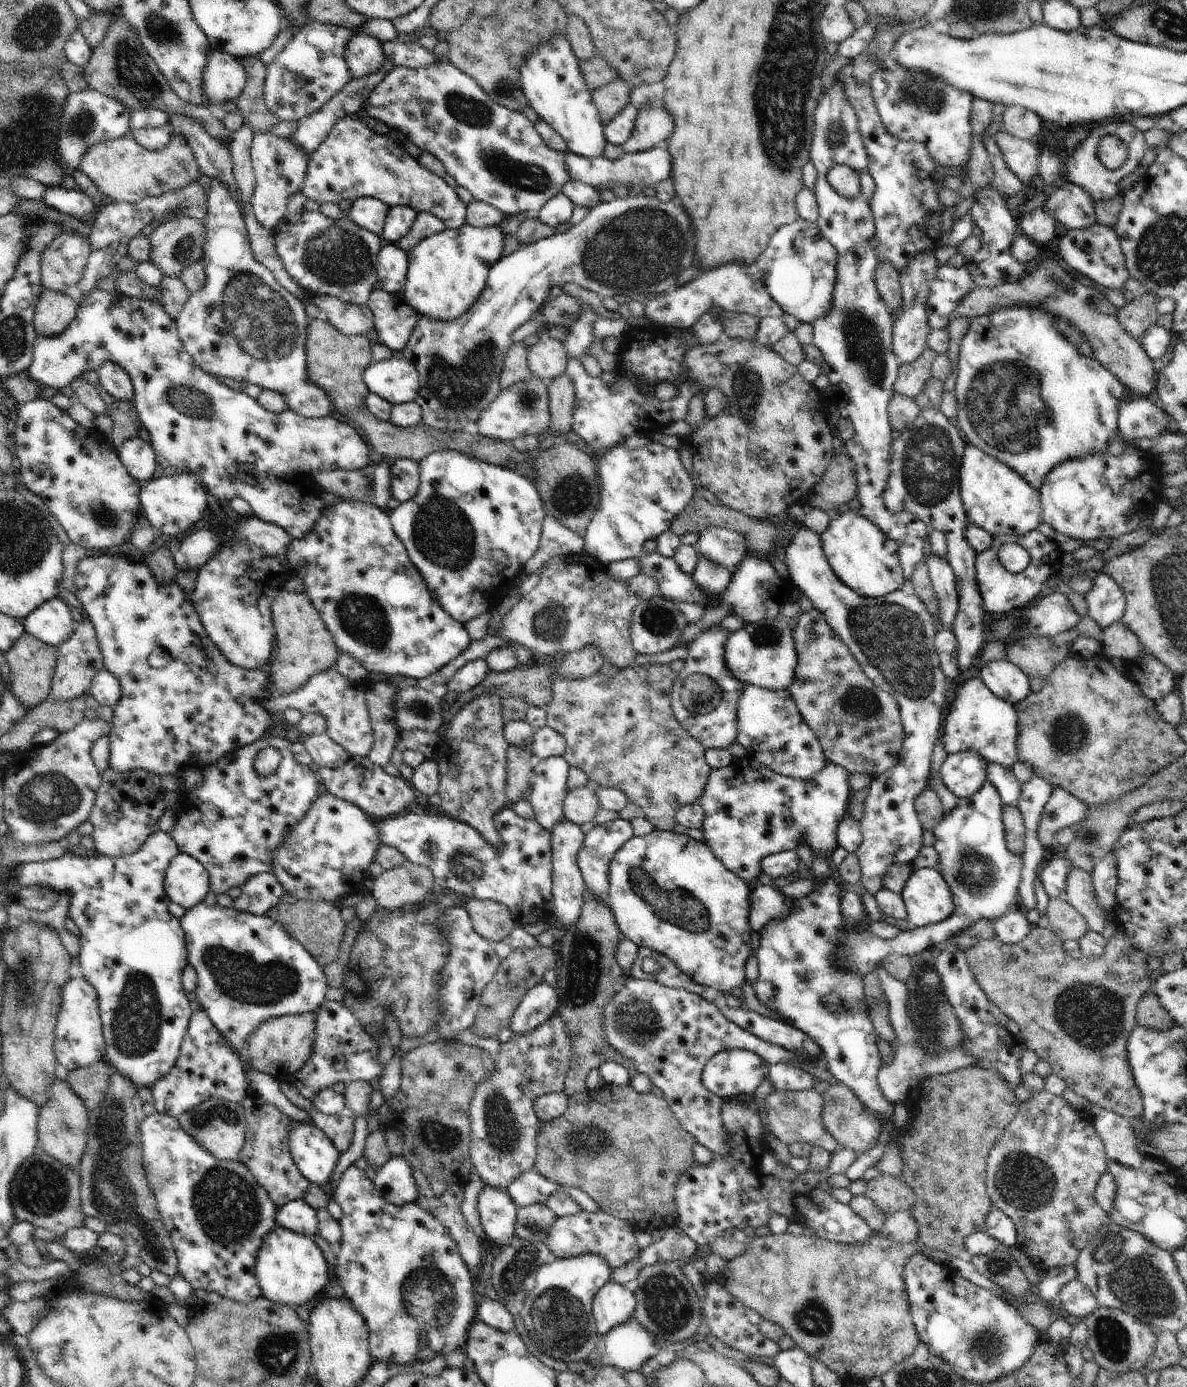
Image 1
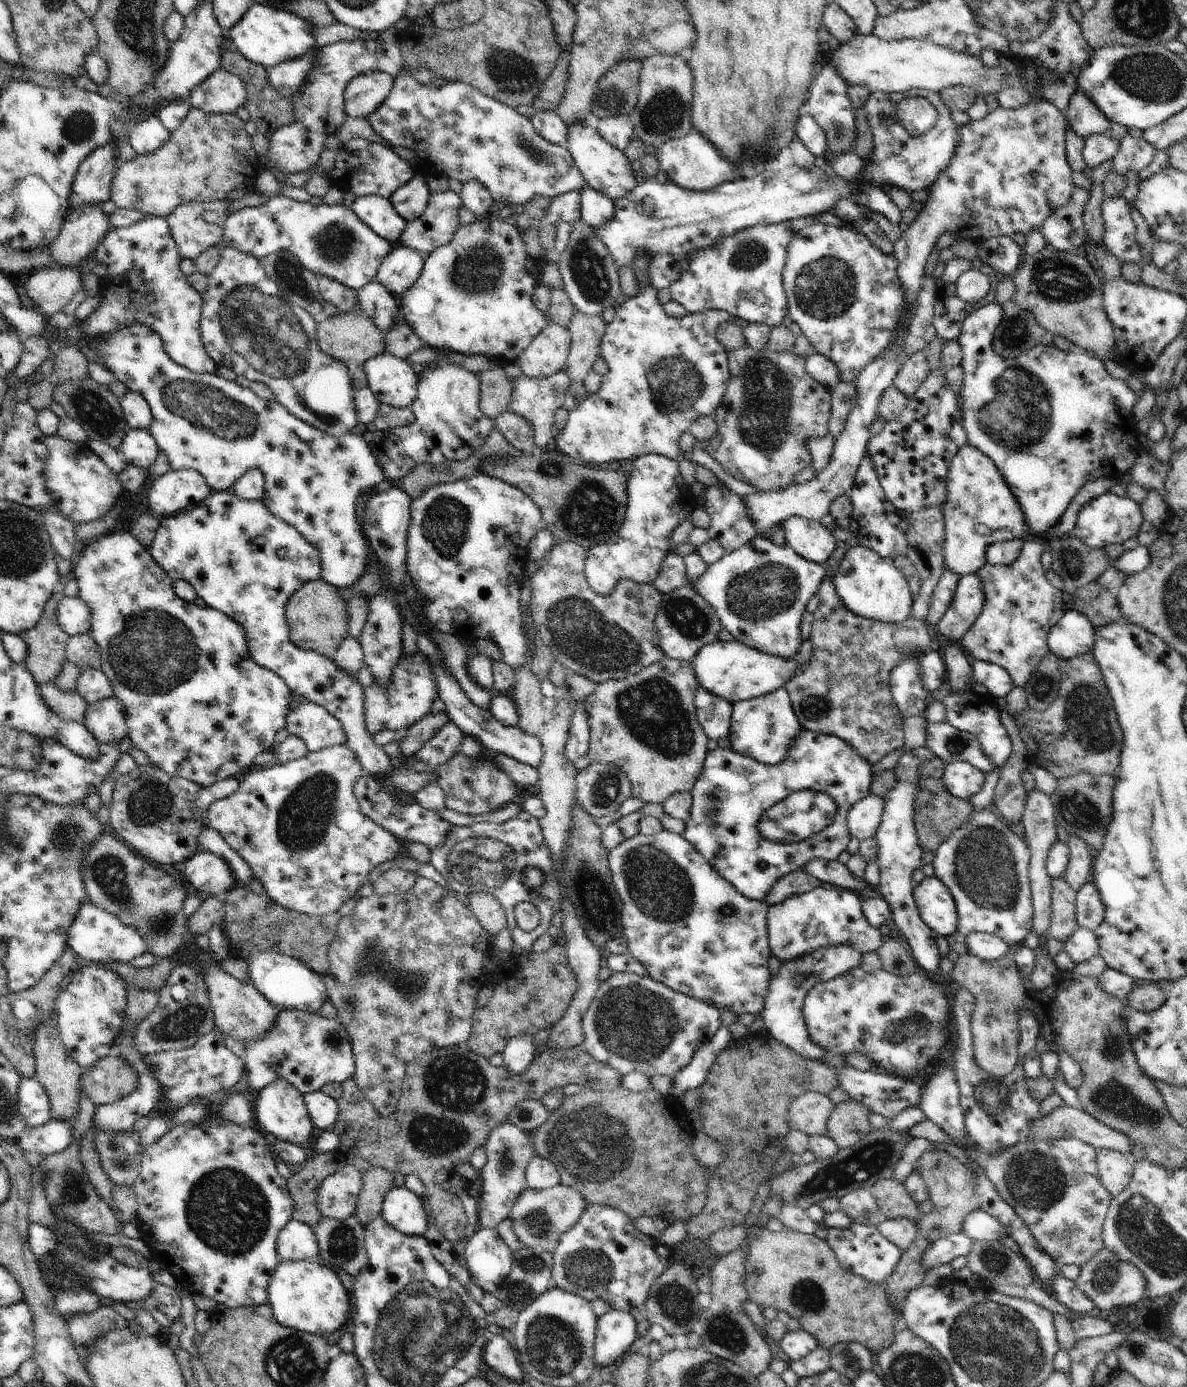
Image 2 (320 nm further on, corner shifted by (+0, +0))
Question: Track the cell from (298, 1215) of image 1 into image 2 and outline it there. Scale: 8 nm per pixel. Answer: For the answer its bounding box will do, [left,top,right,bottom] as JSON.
[276,1219,319,1261]

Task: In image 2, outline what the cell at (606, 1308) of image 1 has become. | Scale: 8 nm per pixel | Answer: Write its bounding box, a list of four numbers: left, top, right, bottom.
[592,1309,636,1368]

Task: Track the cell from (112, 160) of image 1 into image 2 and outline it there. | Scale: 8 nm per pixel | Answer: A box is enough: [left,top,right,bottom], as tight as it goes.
[110,107,262,217]

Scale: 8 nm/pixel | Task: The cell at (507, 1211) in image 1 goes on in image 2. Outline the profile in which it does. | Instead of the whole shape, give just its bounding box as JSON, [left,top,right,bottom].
[465,1229,513,1295]

